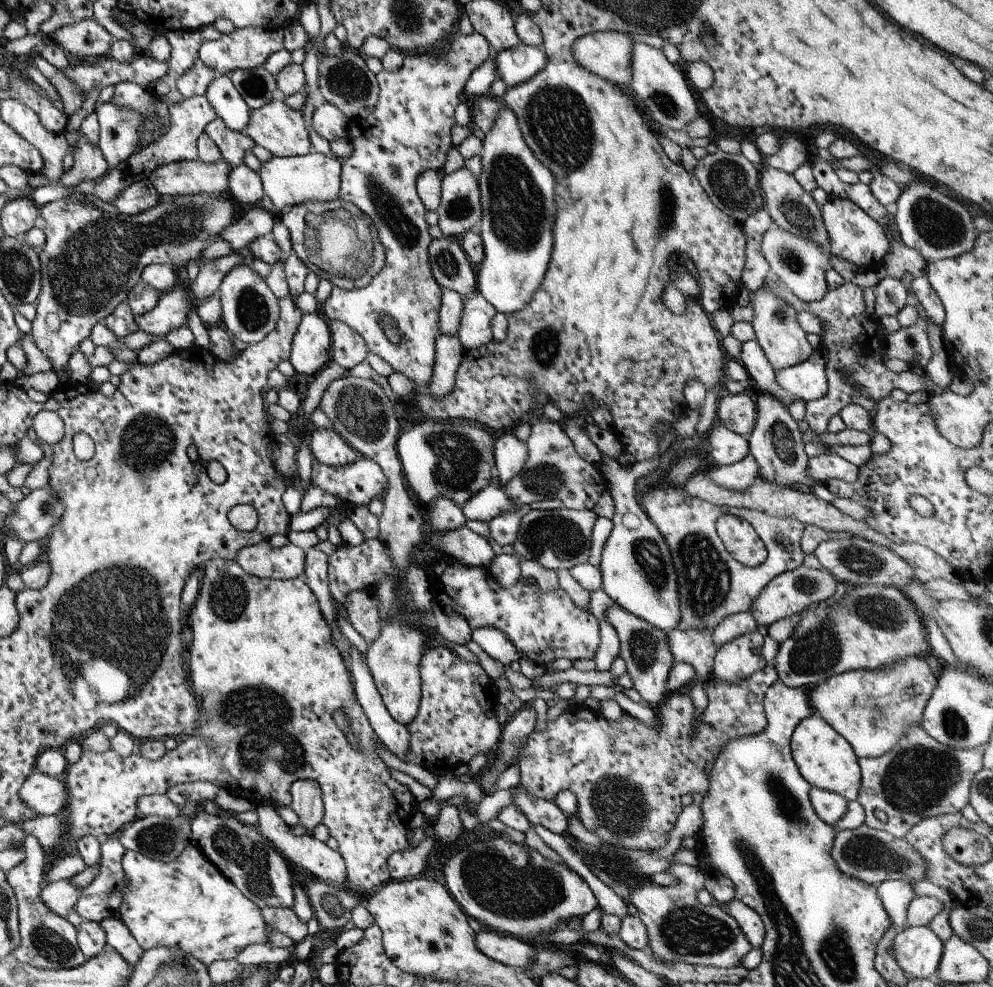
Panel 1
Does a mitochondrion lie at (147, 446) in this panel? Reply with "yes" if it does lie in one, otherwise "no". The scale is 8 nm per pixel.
yes

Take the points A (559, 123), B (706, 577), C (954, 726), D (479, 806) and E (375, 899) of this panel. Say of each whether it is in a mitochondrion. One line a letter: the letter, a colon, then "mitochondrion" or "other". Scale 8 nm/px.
A: mitochondrion
B: mitochondrion
C: mitochondrion
D: other
E: other

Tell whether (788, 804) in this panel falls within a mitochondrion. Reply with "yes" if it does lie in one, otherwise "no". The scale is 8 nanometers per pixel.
yes

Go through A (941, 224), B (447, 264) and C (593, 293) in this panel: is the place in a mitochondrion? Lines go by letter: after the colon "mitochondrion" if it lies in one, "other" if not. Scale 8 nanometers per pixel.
A: mitochondrion
B: mitochondrion
C: mitochondrion

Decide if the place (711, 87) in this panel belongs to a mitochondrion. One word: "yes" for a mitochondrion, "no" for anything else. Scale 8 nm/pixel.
no

